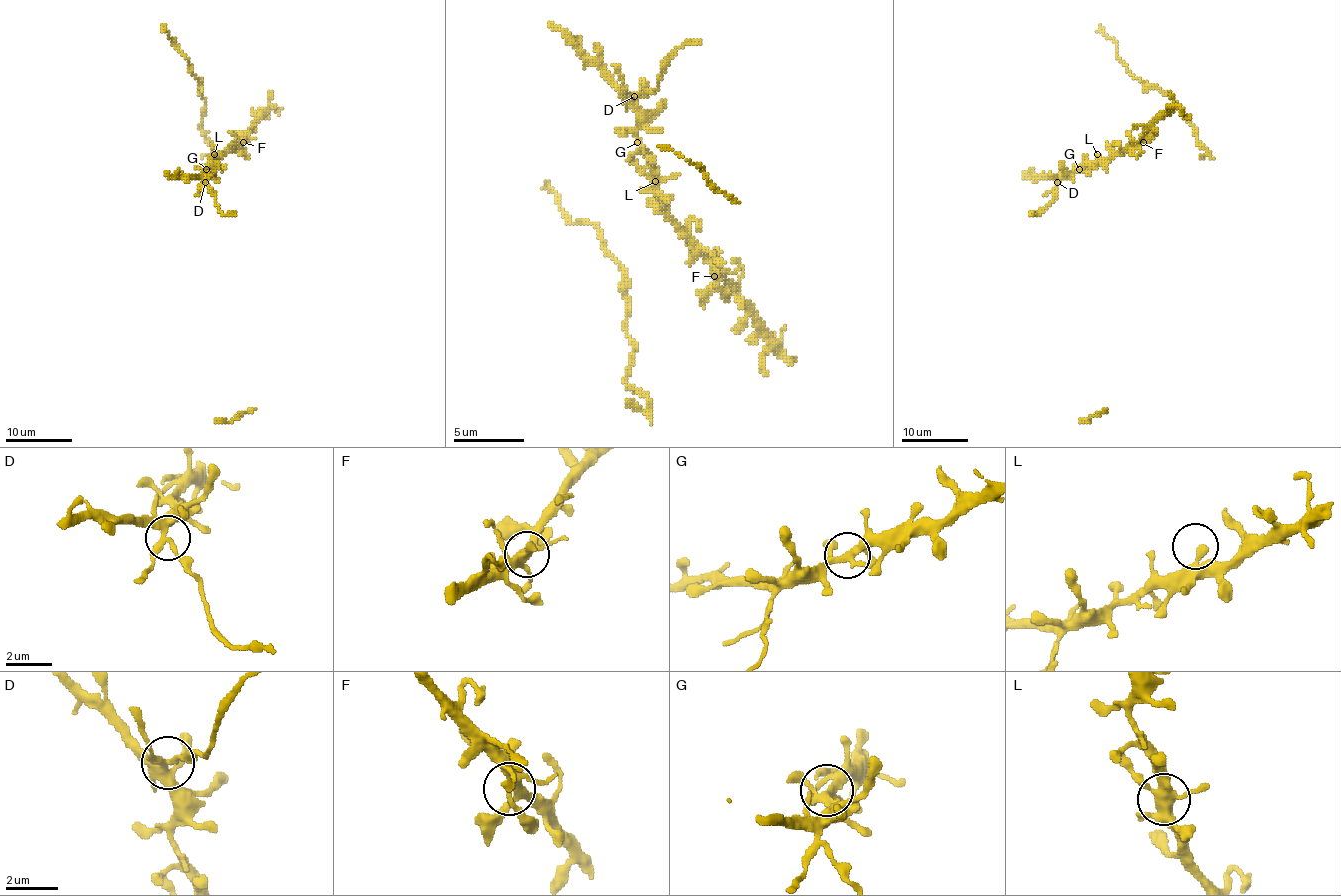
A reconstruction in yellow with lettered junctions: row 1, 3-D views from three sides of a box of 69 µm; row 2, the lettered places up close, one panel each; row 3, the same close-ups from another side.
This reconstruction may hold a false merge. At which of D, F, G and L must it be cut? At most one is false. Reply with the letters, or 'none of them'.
D

